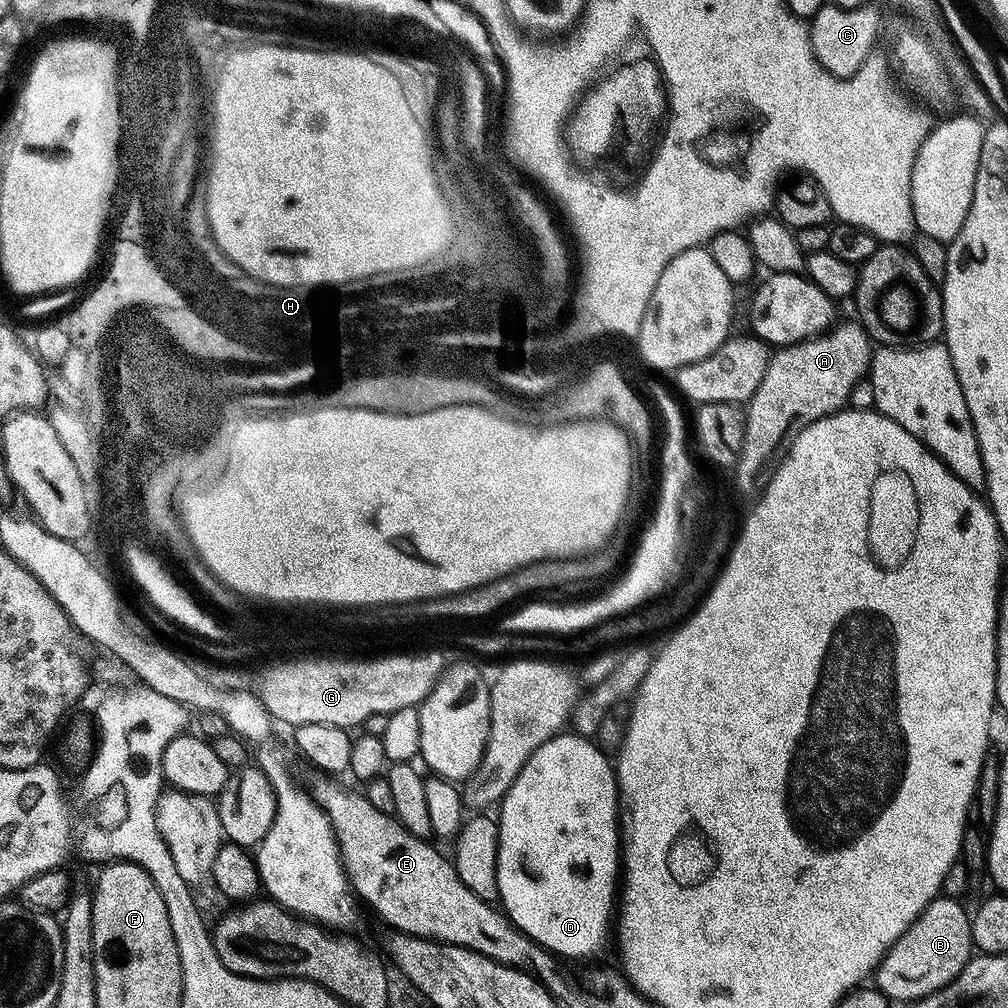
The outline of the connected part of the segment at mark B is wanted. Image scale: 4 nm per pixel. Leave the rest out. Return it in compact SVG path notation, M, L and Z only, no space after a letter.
M937 896L881 958L874 973L874 984L889 1001L915 1002L934 994L958 978L960 971L973 959L972 917L969 909L964 909L960 903L951 896Z

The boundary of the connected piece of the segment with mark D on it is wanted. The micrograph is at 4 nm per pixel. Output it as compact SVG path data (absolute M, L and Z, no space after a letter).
M561 734L547 740L539 750L522 766L518 778L504 795L498 805L498 904L505 916L528 937L557 957L592 956L604 948L604 943L610 940L610 929L614 924L614 909L618 904L618 885L622 880L622 849L620 847L620 822L618 819L618 789L616 787L616 769L613 761L605 755L603 749L591 739L579 734Z

